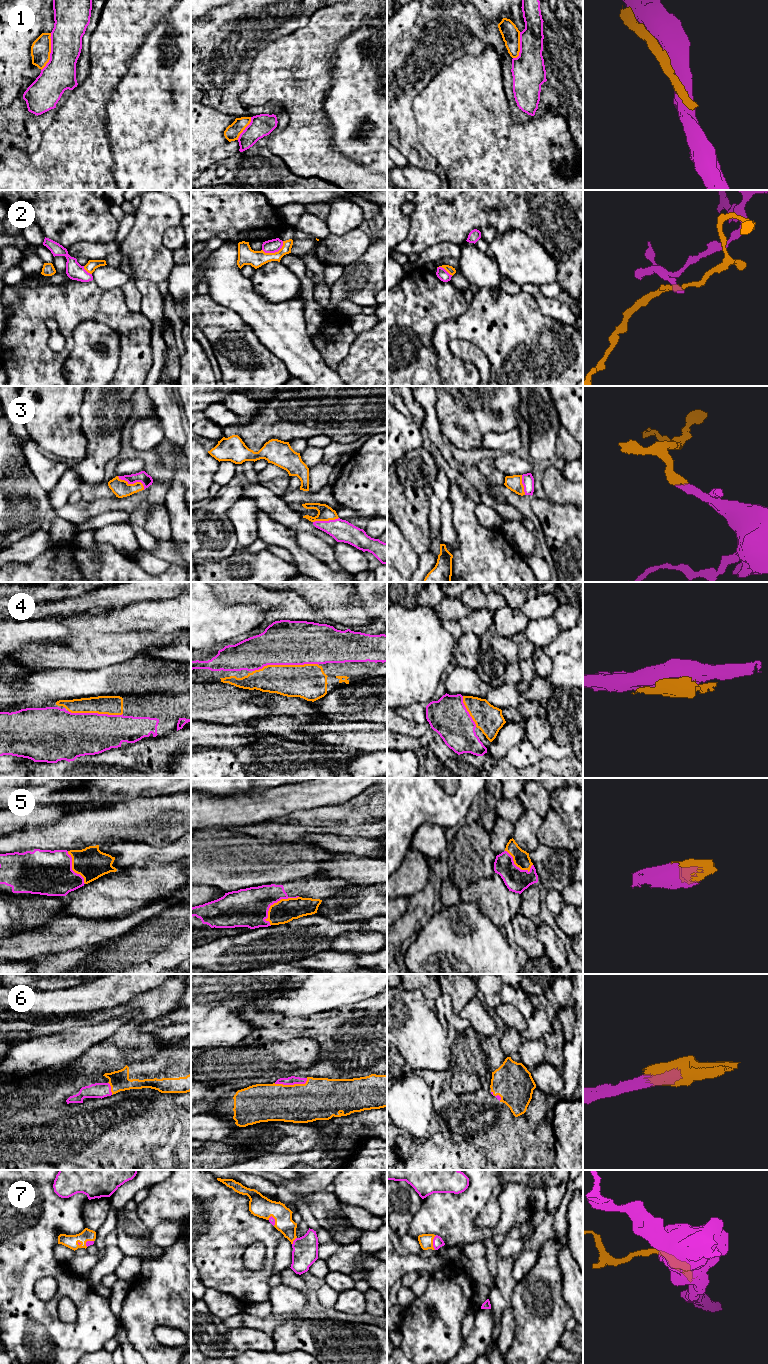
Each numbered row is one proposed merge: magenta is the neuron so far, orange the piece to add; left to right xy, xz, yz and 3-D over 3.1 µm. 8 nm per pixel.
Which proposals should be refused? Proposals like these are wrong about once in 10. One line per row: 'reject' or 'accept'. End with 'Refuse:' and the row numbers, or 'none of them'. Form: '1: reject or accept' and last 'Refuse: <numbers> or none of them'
1: reject
2: reject
3: accept
4: accept
5: accept
6: accept
7: accept
Refuse: 1, 2

